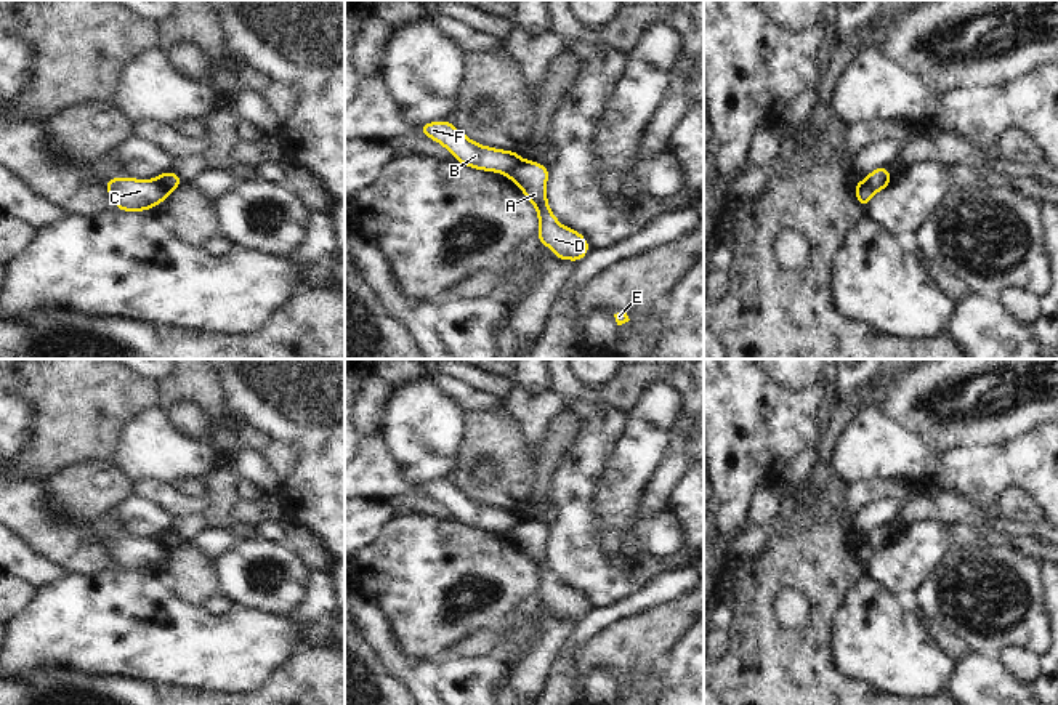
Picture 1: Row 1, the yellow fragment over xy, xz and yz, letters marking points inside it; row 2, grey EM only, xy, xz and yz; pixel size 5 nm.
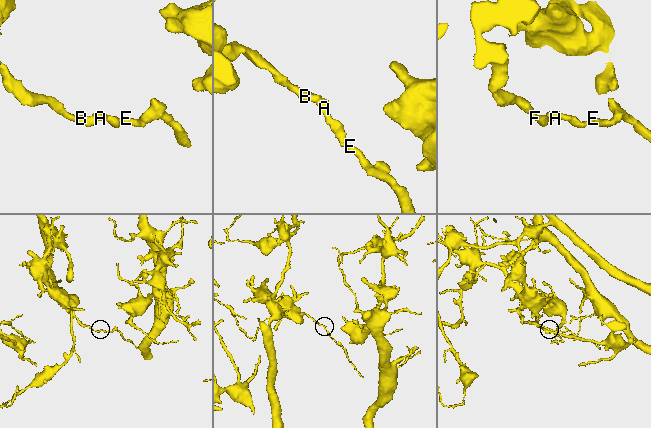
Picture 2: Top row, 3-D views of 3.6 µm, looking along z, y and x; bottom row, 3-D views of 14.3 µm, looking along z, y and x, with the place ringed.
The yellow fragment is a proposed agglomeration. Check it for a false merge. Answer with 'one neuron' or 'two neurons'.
two neurons

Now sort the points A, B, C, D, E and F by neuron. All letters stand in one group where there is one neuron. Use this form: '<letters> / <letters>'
A D E / B C F

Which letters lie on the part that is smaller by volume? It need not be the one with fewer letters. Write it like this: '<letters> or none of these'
A, D, E

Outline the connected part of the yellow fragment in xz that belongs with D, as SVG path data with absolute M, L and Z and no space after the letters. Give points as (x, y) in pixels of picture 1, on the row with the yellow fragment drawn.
M523 160L507 173L507 178L524 192L526 199L537 210L537 237L540 245L553 248L555 260L572 260L579 263L592 248L579 231L561 226L551 213L547 200L548 176L550 168L535 160Z

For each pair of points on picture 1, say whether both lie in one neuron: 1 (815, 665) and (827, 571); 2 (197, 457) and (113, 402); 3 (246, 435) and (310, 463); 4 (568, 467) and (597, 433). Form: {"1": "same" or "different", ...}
{"1": "same", "2": "different", "3": "different", "4": "same"}

